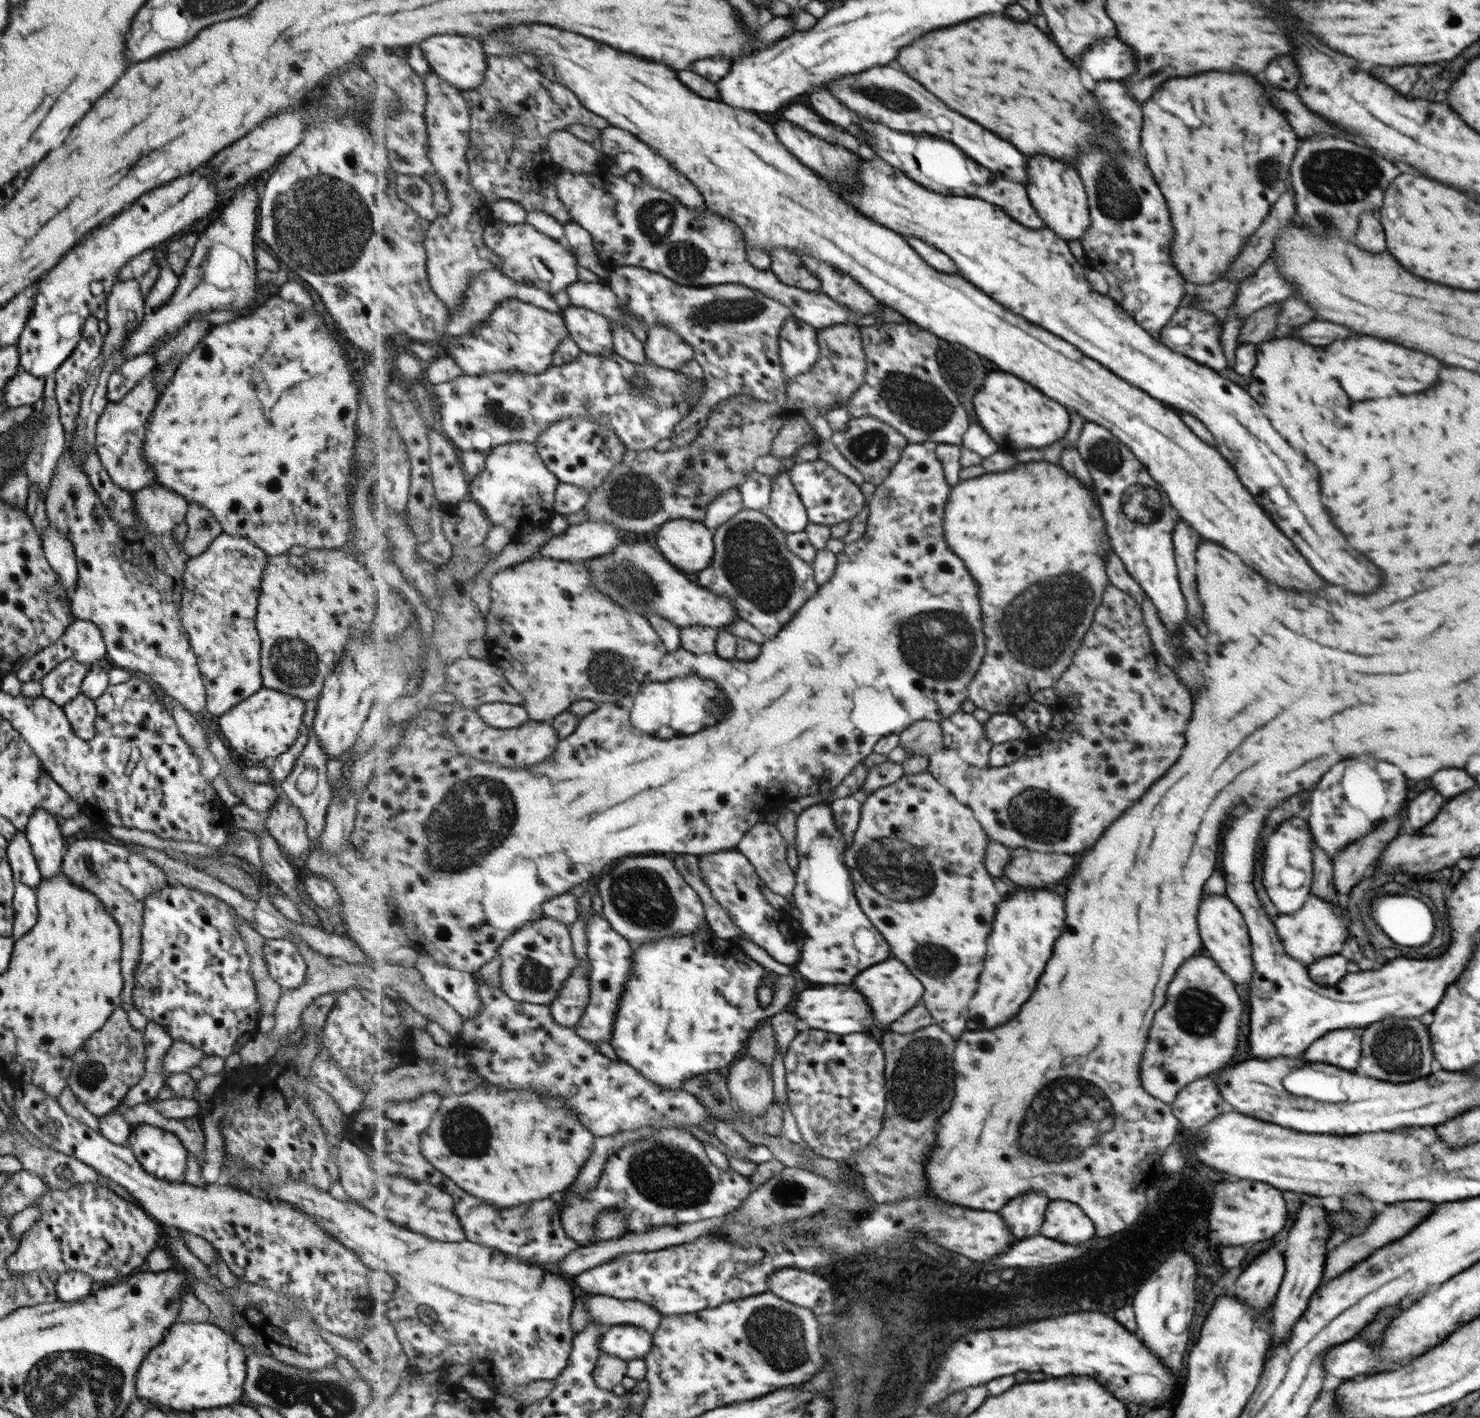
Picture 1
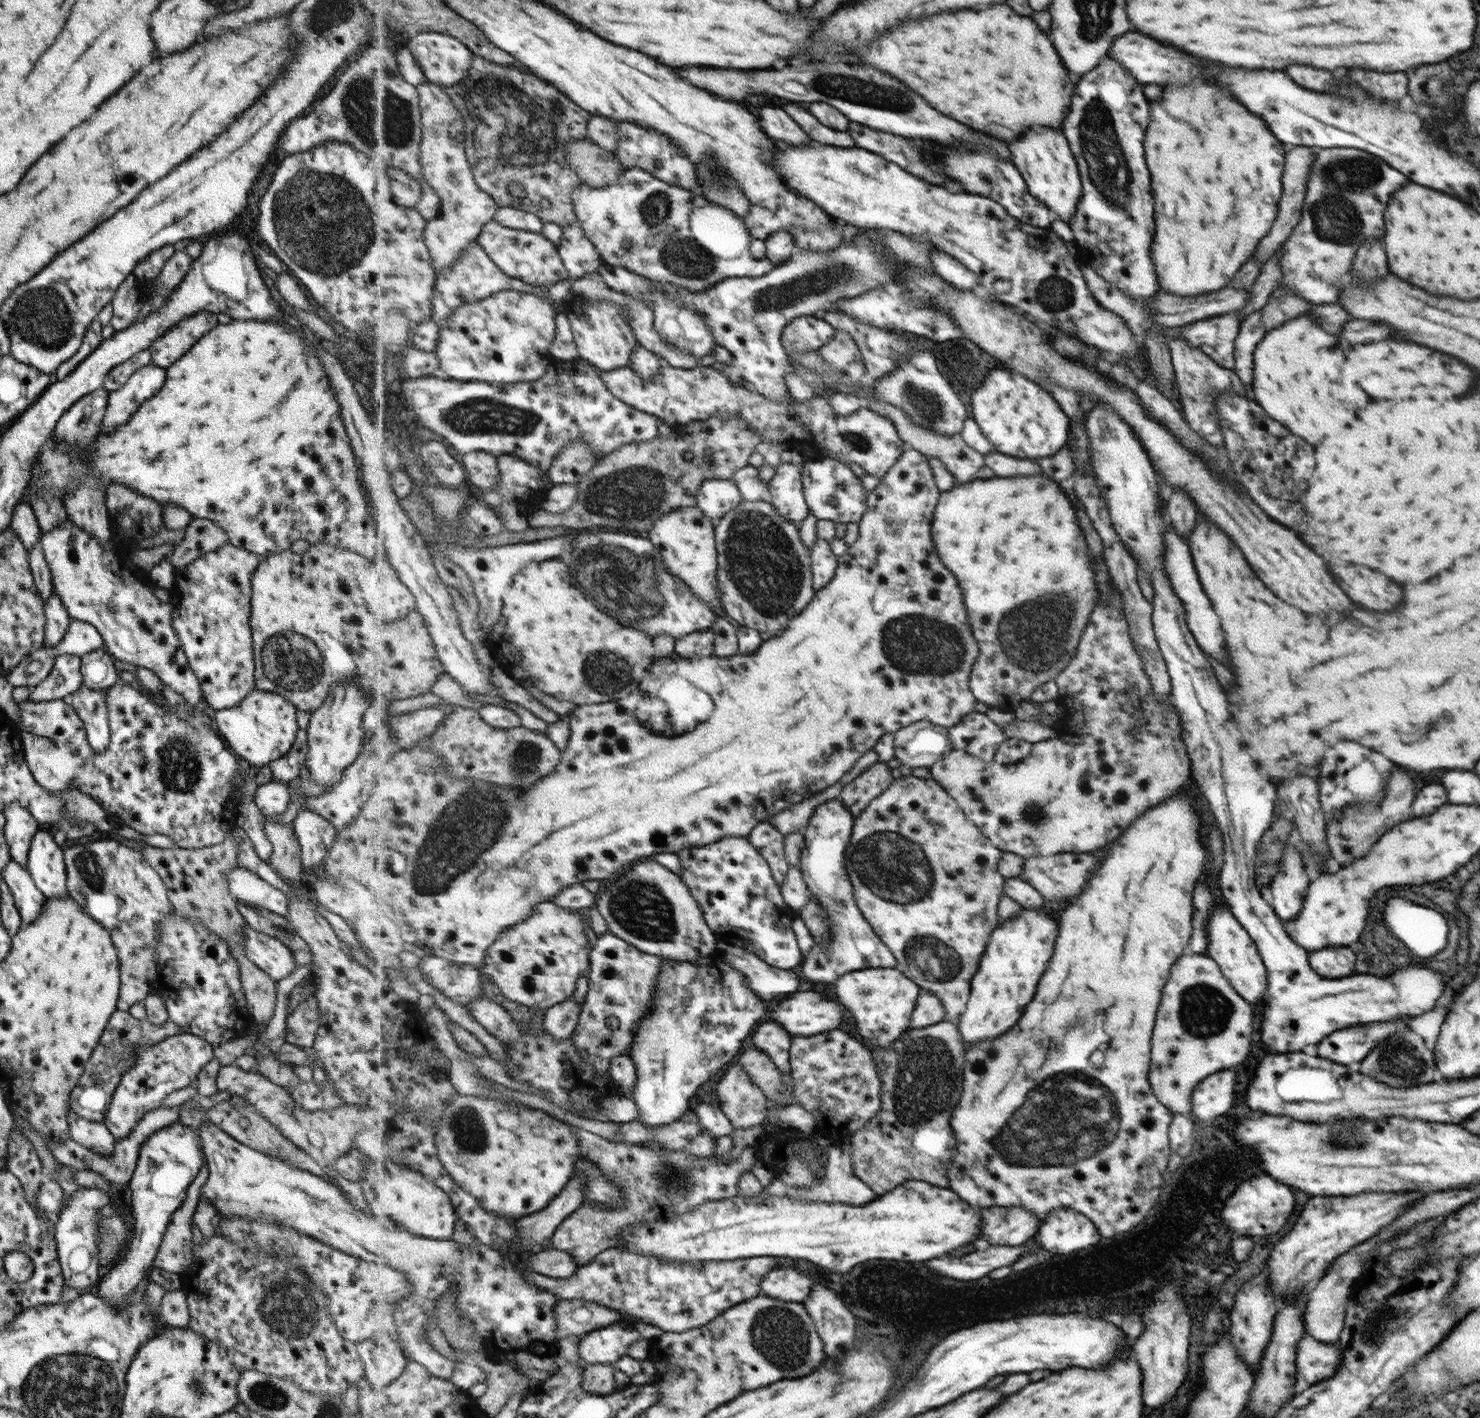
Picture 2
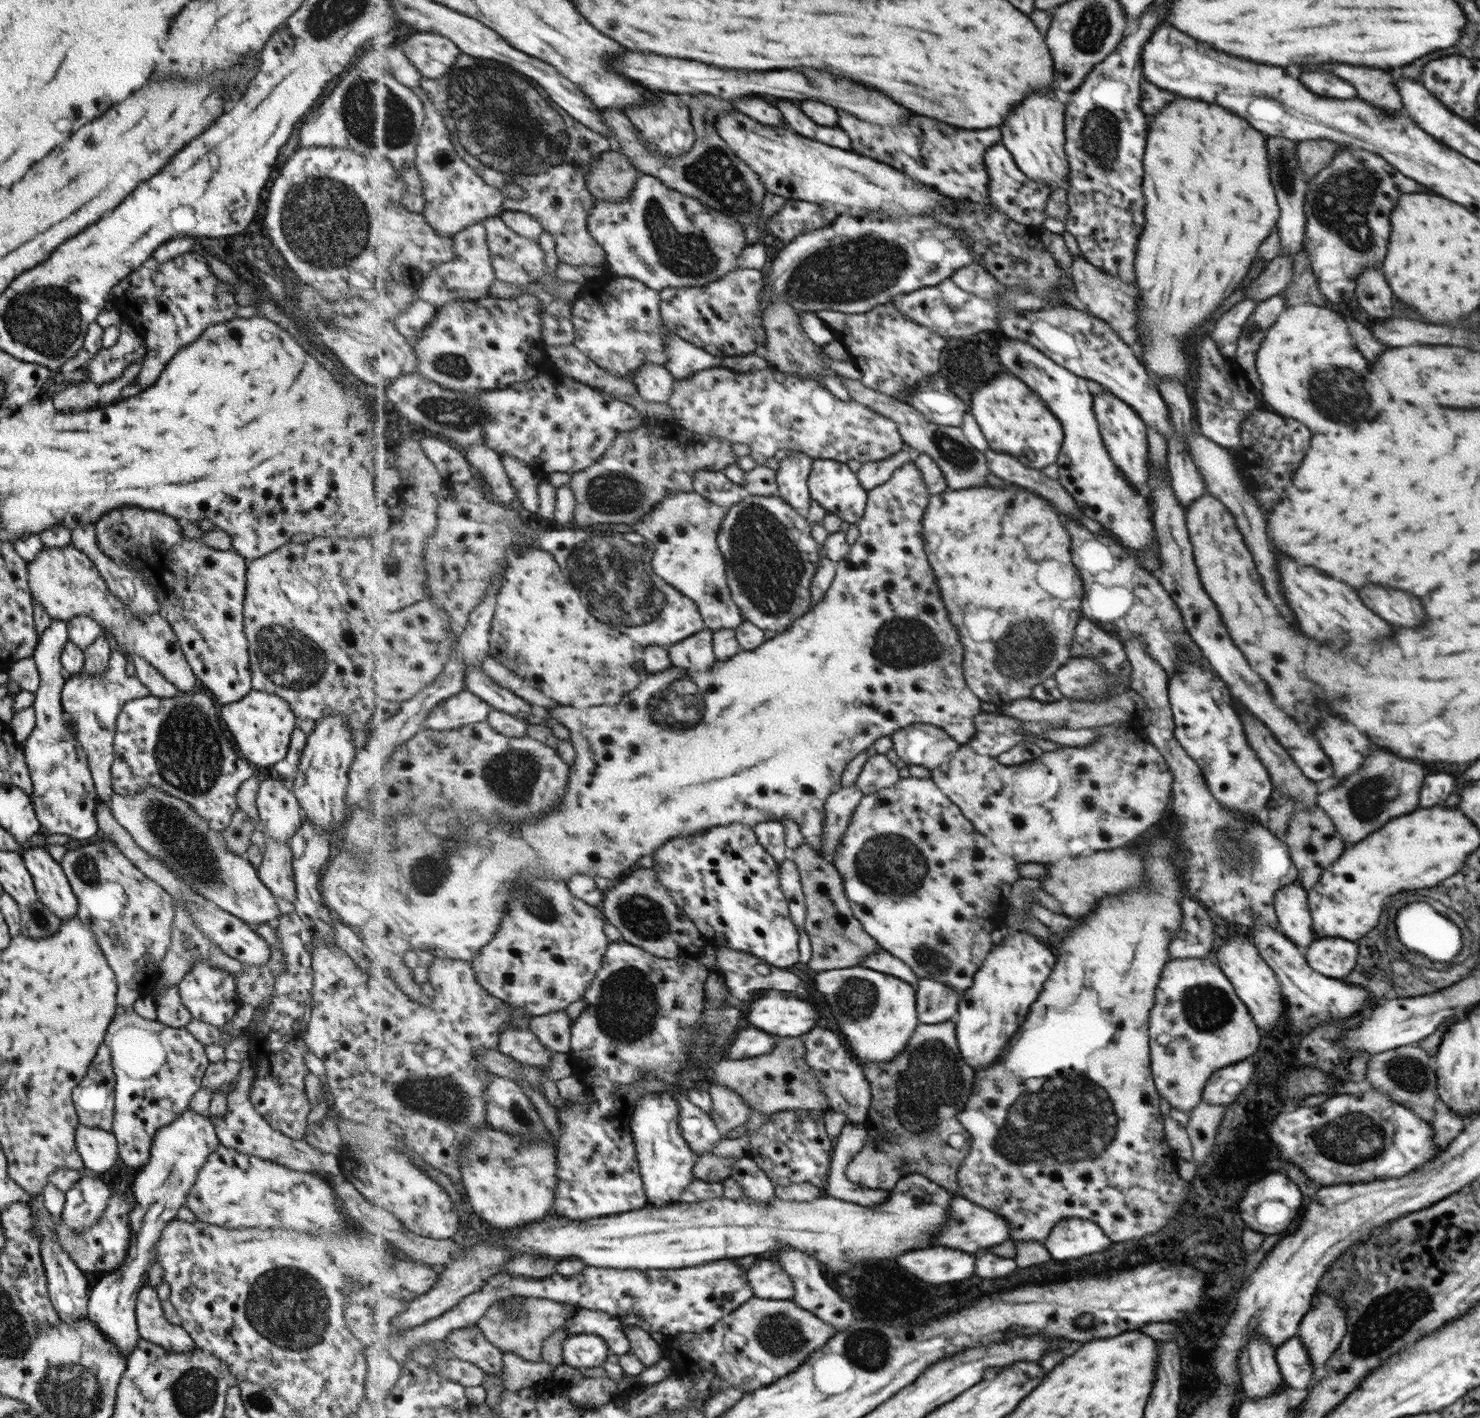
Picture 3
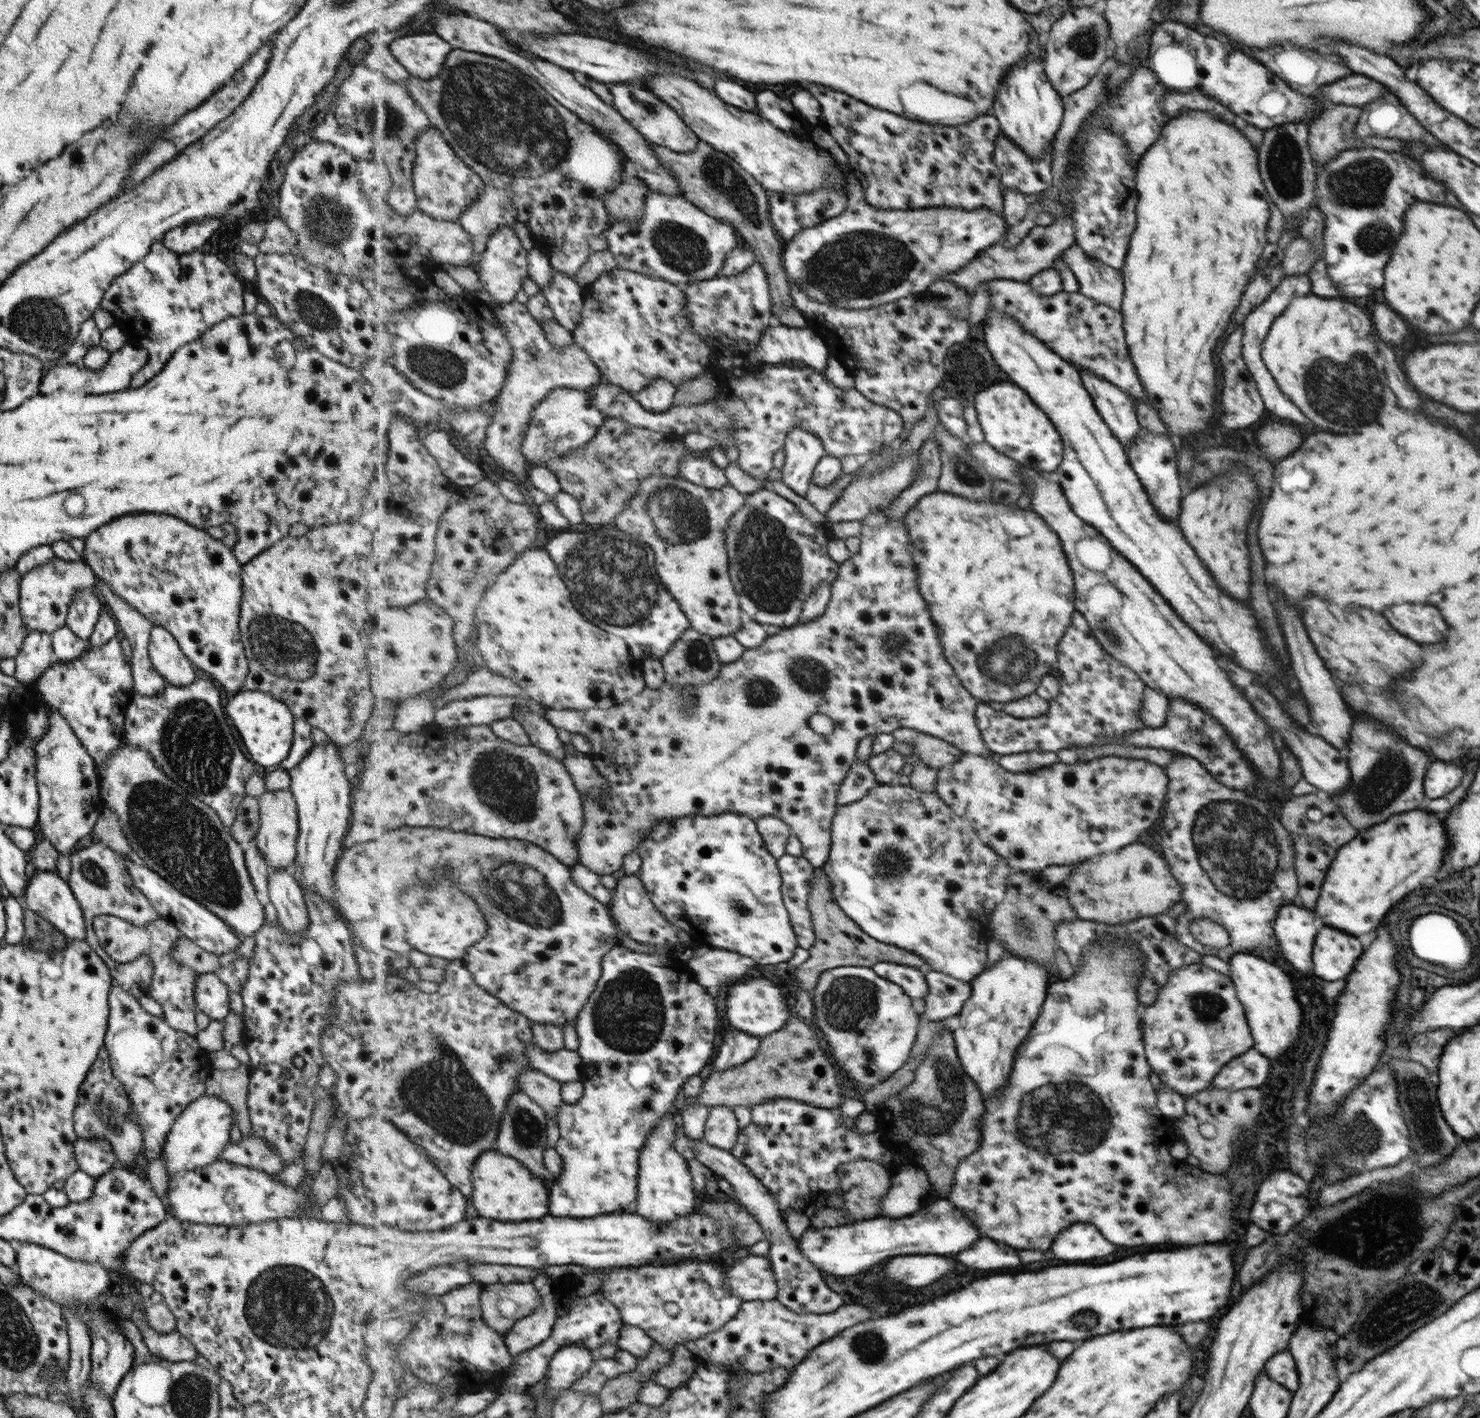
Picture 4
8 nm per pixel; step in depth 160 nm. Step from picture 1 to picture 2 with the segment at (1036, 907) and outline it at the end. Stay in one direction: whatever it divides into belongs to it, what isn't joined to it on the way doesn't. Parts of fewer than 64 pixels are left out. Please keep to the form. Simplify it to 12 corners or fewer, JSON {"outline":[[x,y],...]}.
{"outline":[[1053,914],[994,930],[957,1021],[967,1048],[1019,1022],[1053,954]]}

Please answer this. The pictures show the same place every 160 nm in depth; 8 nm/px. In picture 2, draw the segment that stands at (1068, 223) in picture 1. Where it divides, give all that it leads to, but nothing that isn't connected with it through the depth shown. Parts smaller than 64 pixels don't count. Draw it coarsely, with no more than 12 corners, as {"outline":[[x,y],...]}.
{"outline":[[1062,131],[1008,143],[1030,193],[1067,223],[1082,188]]}

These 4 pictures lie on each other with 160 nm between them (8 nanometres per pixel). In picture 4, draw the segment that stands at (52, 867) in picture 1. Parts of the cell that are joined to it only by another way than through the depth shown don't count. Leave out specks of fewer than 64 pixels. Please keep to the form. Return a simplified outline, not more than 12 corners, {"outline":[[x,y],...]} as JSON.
{"outline":[[33,870],[21,905],[66,940],[85,938],[81,910],[66,881]]}

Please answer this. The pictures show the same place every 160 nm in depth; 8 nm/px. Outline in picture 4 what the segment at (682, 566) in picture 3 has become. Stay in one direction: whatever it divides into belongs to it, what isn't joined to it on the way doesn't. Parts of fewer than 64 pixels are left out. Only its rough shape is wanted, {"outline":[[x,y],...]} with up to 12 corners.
{"outline":[[656,474],[615,520],[651,545],[692,628],[746,619],[726,528],[745,504]]}

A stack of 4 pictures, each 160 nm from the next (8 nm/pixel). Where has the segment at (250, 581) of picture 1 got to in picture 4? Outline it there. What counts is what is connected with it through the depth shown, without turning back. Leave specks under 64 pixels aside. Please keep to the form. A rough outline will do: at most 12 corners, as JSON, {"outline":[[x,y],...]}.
{"outline":[[168,514],[121,515],[83,562],[234,694],[241,565]]}

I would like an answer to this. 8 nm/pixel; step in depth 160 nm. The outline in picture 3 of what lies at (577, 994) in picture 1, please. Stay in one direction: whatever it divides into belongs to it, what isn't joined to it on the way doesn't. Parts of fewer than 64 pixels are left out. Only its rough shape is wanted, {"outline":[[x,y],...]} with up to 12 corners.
{"outline":[[565,1010],[534,1016],[544,1046],[571,1055],[572,1018]]}

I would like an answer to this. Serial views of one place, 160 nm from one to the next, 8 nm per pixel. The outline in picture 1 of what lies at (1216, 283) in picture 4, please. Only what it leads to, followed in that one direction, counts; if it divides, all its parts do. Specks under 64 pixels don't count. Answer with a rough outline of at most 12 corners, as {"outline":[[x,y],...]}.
{"outline":[[1247,74],[1171,78],[1140,147],[1188,287],[1285,192],[1297,134]]}

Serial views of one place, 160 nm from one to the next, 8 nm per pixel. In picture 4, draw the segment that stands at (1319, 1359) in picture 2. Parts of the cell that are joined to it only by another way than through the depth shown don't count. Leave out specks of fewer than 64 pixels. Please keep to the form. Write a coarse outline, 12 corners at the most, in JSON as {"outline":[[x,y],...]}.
{"outline":[[1285,1348],[1261,1372],[1290,1393],[1298,1390],[1298,1369]]}

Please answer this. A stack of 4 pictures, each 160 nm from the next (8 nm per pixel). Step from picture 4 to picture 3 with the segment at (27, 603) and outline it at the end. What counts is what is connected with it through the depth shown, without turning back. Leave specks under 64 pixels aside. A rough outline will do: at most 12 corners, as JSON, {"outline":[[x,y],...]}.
{"outline":[[71,544],[27,564],[51,619],[90,616],[179,693],[196,678],[159,613],[134,615]]}

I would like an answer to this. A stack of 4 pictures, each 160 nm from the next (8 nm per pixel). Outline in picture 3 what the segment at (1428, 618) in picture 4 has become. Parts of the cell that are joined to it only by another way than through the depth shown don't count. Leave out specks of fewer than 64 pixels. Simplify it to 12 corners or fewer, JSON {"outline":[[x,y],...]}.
{"outline":[[1363,586],[1359,598],[1387,622],[1415,628],[1423,608],[1407,592]]}

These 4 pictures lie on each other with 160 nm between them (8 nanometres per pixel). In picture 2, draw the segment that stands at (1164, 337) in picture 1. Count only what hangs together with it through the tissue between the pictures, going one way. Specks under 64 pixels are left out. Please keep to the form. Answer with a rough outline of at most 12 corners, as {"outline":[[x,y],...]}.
{"outline":[[1229,312],[1180,326],[1180,339],[1232,369],[1240,325]]}

